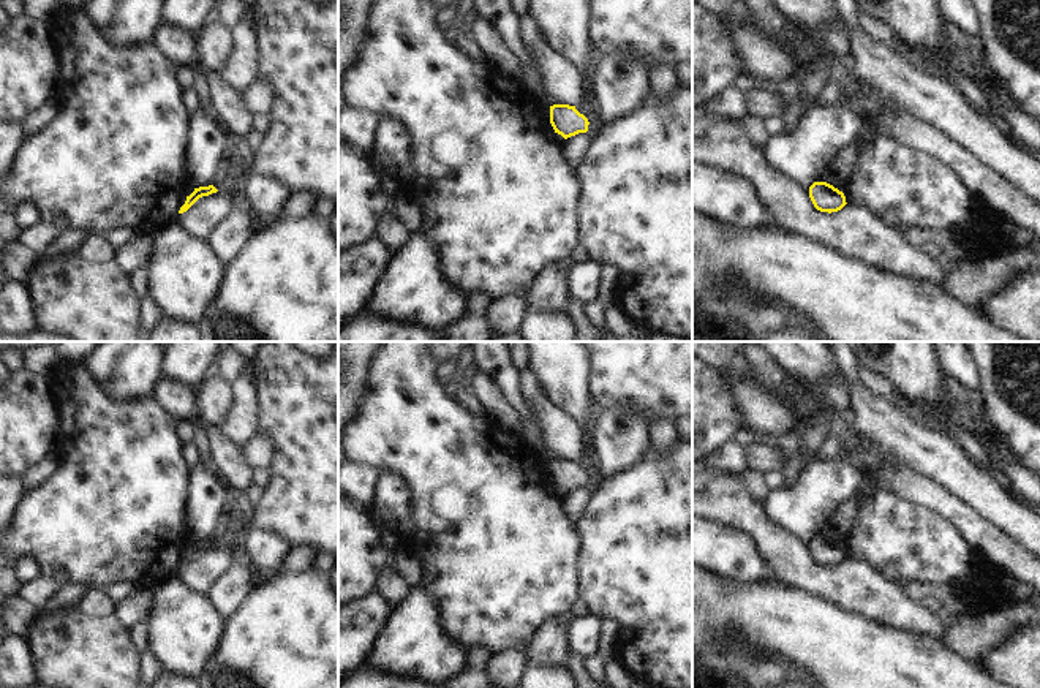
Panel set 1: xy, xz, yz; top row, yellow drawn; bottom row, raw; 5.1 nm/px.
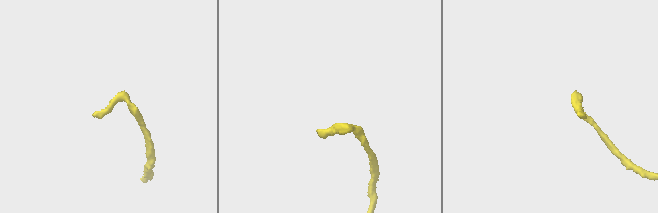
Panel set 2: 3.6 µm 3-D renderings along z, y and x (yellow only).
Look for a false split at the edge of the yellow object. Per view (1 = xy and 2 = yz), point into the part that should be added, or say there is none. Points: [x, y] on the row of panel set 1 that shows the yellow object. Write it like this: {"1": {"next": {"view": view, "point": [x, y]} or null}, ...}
{"1": {"next": null}, "2": {"next": null}}

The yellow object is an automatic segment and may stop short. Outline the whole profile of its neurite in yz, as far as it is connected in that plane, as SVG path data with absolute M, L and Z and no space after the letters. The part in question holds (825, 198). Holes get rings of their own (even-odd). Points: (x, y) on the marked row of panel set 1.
M814 182L809 187L809 198L817 210L828 214L838 212L847 204L844 193L827 182Z

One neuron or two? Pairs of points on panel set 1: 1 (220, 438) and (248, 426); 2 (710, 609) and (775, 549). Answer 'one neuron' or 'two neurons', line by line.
1: two neurons
2: two neurons

